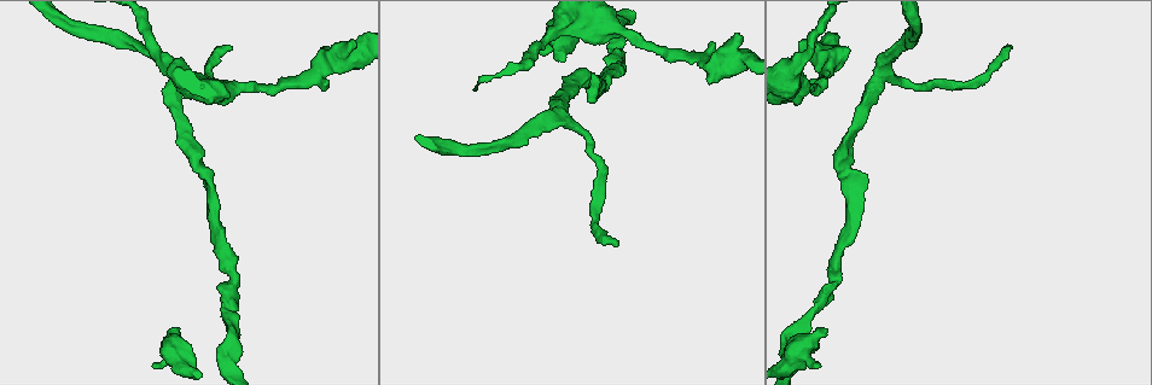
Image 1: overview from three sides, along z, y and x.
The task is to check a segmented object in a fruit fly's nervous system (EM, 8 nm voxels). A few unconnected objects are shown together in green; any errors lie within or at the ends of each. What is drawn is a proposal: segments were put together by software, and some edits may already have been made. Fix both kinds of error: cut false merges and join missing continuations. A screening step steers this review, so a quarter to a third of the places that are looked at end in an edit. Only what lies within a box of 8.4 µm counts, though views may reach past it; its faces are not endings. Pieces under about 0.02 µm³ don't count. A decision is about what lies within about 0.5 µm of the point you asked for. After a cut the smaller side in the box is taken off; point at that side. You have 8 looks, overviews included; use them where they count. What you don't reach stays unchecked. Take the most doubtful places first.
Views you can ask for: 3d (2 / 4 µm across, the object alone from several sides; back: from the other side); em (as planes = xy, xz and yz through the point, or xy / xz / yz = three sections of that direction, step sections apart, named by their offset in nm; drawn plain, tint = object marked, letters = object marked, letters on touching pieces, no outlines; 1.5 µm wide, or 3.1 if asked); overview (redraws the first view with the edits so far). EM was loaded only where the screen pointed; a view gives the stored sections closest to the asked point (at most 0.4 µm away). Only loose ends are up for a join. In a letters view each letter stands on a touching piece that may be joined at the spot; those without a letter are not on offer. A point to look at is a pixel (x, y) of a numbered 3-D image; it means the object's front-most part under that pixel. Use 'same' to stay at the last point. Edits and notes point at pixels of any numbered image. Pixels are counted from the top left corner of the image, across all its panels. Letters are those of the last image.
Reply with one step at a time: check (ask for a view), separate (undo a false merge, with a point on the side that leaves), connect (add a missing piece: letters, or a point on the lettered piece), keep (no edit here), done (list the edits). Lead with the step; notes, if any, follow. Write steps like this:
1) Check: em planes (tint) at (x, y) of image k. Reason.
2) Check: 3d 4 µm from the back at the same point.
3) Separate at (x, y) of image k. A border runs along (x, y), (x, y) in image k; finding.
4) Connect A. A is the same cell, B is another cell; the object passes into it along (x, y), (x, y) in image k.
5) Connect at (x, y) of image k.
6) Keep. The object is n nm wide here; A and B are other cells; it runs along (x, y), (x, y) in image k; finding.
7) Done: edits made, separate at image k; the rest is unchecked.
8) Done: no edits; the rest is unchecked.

Check: 3d 4 µm at (177, 329) of image 1. Free end.

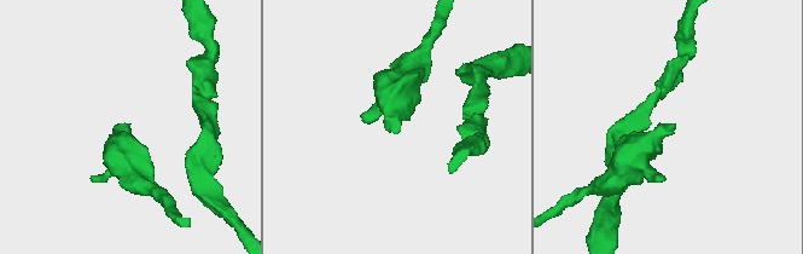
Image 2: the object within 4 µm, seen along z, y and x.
Check: em planes (plain) at (399, 130) of image 2. Need the tissue.

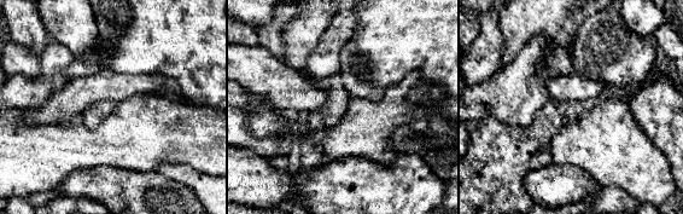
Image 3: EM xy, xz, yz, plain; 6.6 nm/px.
Check: em planes (letters) at the same point. What lies round it.

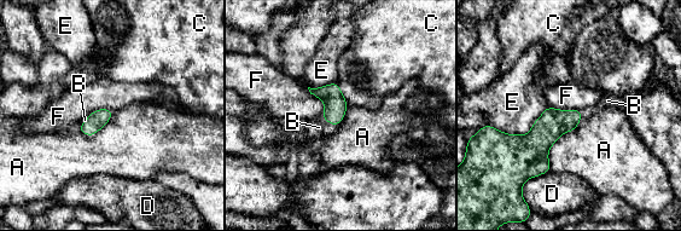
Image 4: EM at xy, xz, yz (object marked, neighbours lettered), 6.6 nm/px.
Connect B. B is the same cell, A, C, D, E and F are other cells; the object passes into it along (335, 109), (329, 122), (319, 127) in image 4; it goes on there.

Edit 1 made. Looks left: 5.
Check: overview. See it whole again.

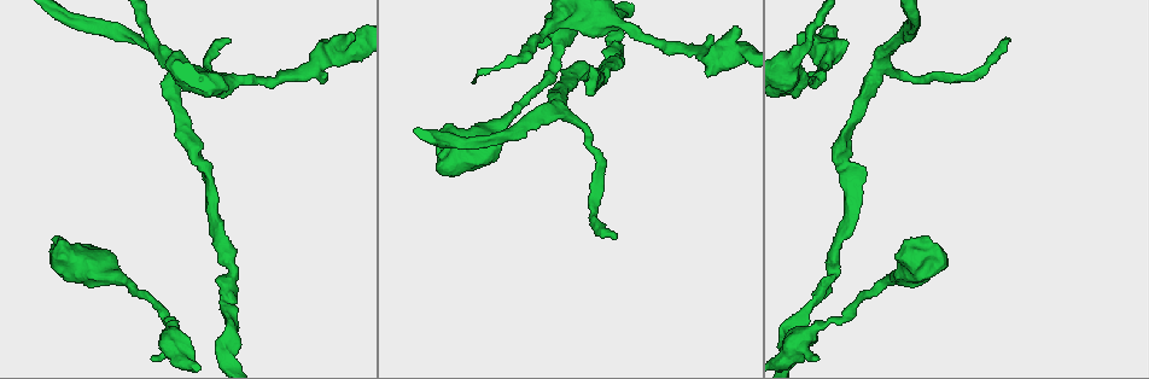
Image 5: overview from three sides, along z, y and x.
Check: 3d 4 µm at (229, 42) of image 5. End of a long branch.

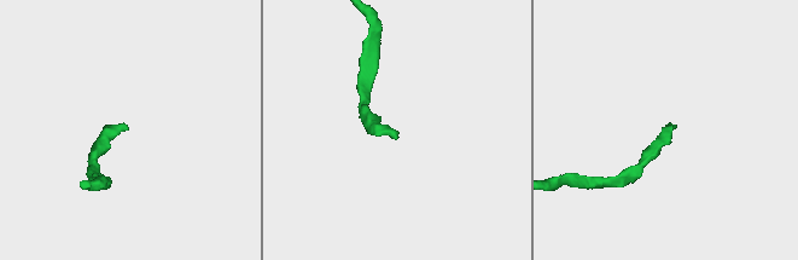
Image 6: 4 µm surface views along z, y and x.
Check: em planes (letters) at (671, 124) of image 6. Need the tissue.

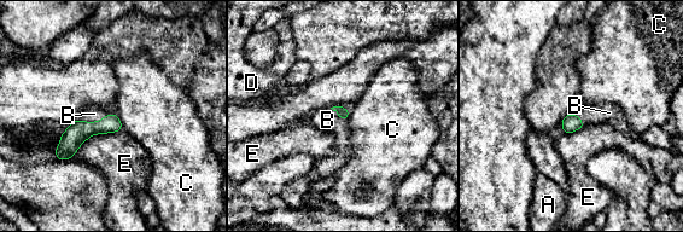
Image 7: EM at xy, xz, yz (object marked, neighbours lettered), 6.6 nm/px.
Connect B. The longest contact is with E, 420 nm; B is the same cell, A, C, D and E are other cells; the object passes into it along (77, 132), (93, 122), (94, 114) in image 7; it goes on there.

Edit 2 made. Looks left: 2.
Done: edits made, connect at image 4, connect at image 7; the rest is unchecked.

